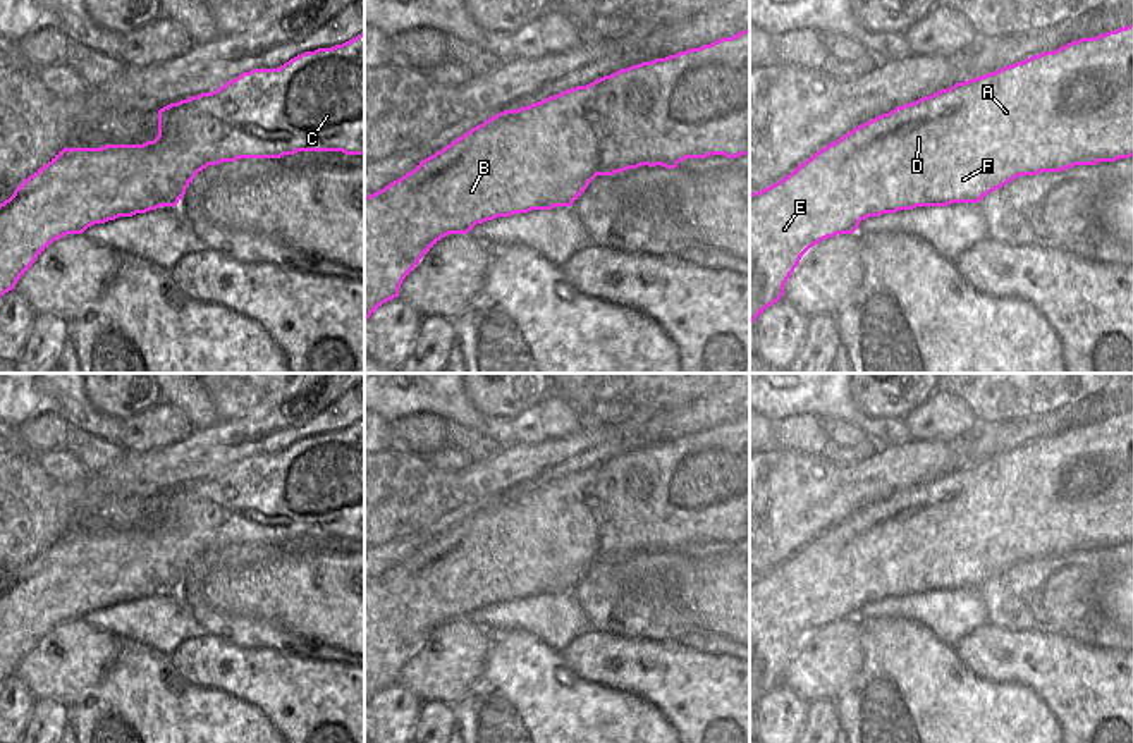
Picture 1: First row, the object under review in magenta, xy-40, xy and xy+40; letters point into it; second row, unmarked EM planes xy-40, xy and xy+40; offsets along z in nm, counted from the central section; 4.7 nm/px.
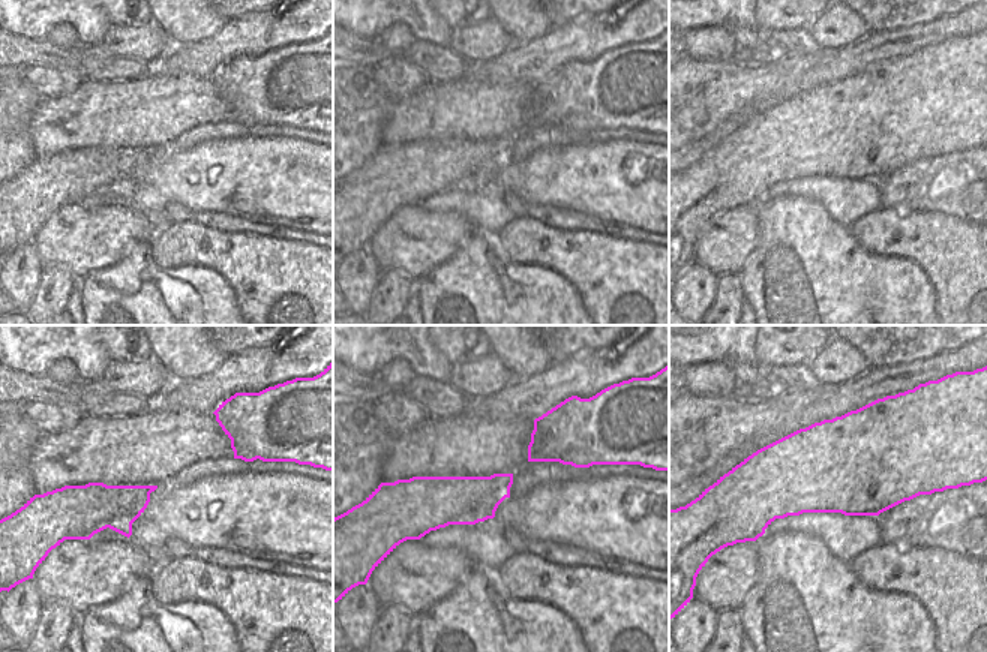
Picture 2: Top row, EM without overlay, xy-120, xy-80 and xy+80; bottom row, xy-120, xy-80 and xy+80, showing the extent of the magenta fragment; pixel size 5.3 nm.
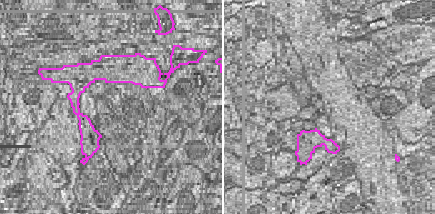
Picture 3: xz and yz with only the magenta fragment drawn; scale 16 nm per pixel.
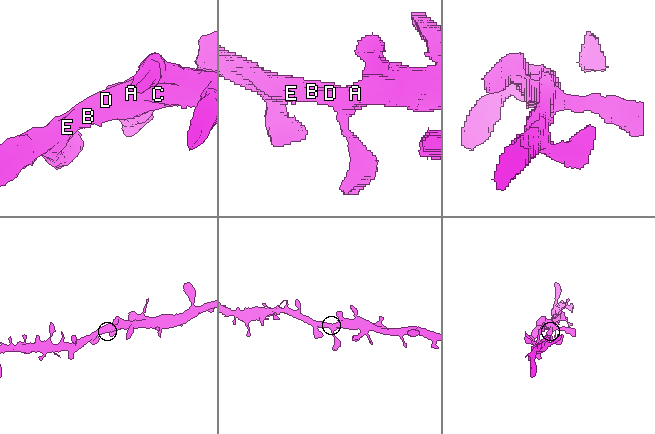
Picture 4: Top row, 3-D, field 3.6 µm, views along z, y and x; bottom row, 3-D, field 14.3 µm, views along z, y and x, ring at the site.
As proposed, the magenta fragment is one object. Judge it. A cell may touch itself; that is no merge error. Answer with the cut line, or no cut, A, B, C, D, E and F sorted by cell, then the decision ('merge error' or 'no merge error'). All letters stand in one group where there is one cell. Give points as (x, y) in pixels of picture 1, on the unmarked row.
no cut; A B C D E F; no merge error

